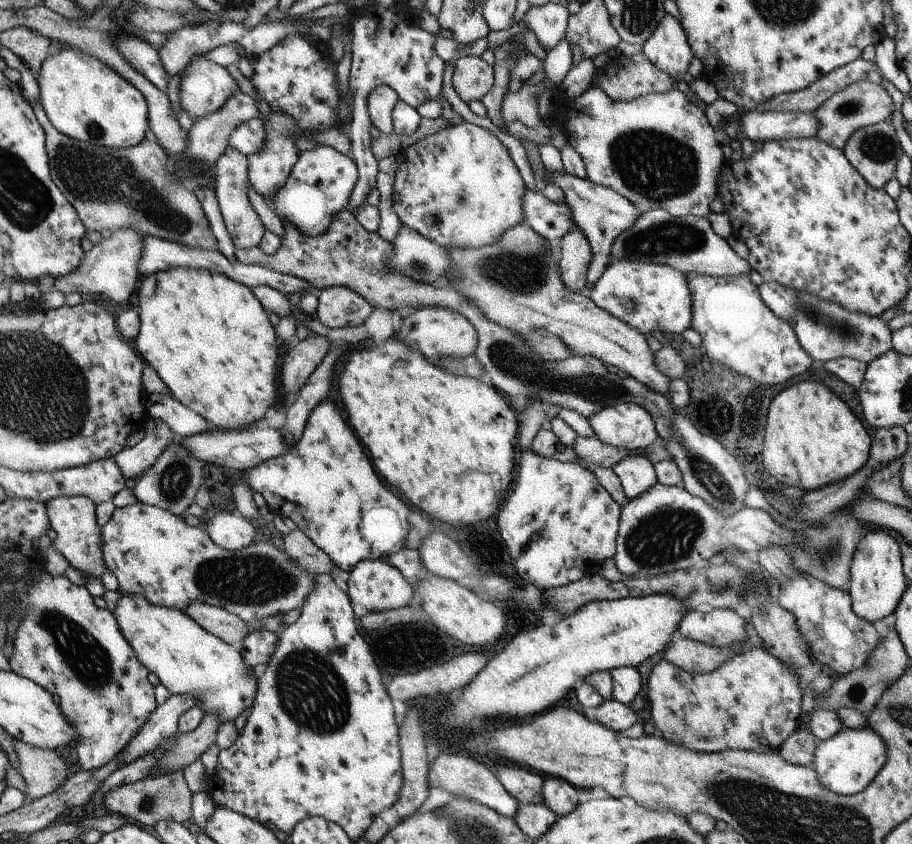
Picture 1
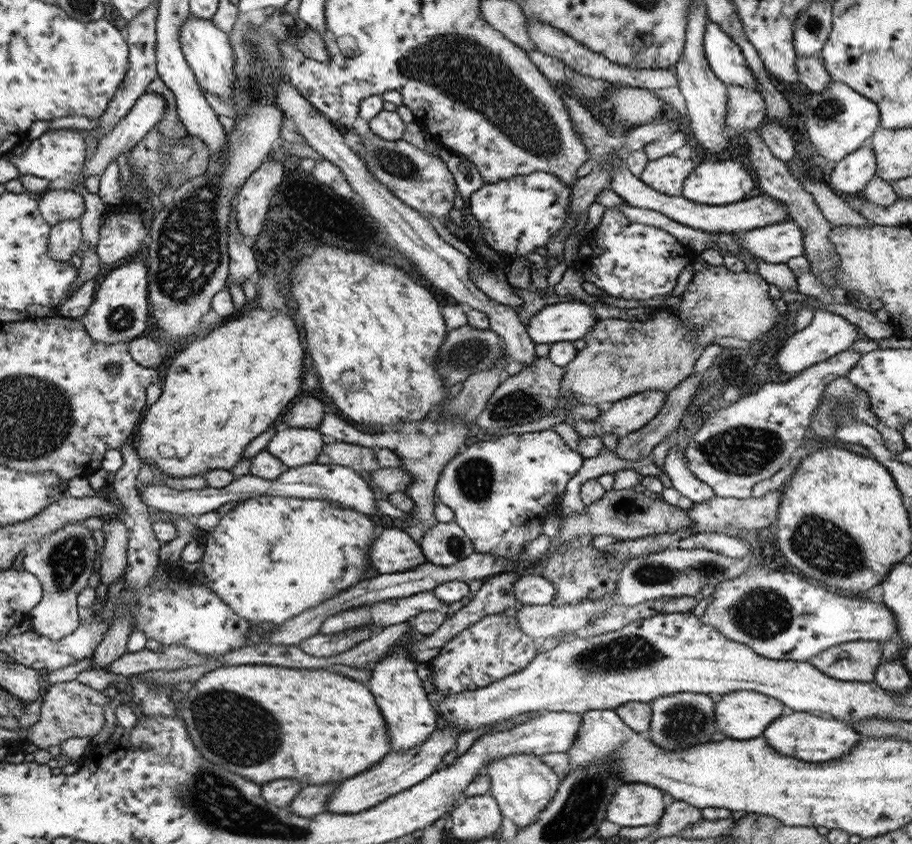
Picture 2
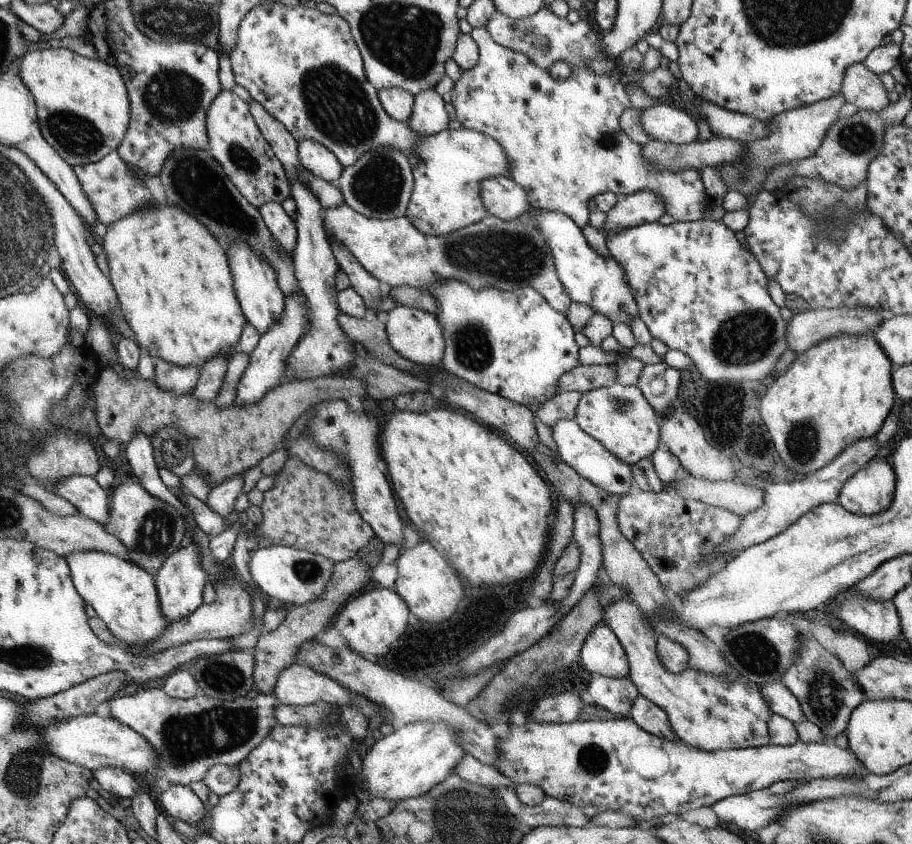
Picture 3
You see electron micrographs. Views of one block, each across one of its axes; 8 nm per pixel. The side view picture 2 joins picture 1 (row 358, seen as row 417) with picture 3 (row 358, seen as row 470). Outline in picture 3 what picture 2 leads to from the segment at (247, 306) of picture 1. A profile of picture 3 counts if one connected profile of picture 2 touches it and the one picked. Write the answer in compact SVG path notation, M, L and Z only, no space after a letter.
M155 200L150 205L140 207L129 215L123 216L116 222L107 225L106 235L100 240L103 246L103 252L107 256L109 264L108 276L111 279L112 286L115 287L117 297L121 306L121 313L129 324L131 331L134 333L135 340L140 348L149 351L150 356L160 357L166 362L174 363L178 366L197 366L202 368L208 360L215 357L216 353L232 353L238 352L240 338L242 338L244 326L247 326L247 318L243 313L242 306L239 302L234 287L234 278L230 262L226 262L226 254L220 248L220 244L216 242L216 238L210 234L207 226L201 223L199 219L192 216L187 210L180 205L171 205L170 203L156 203Z

